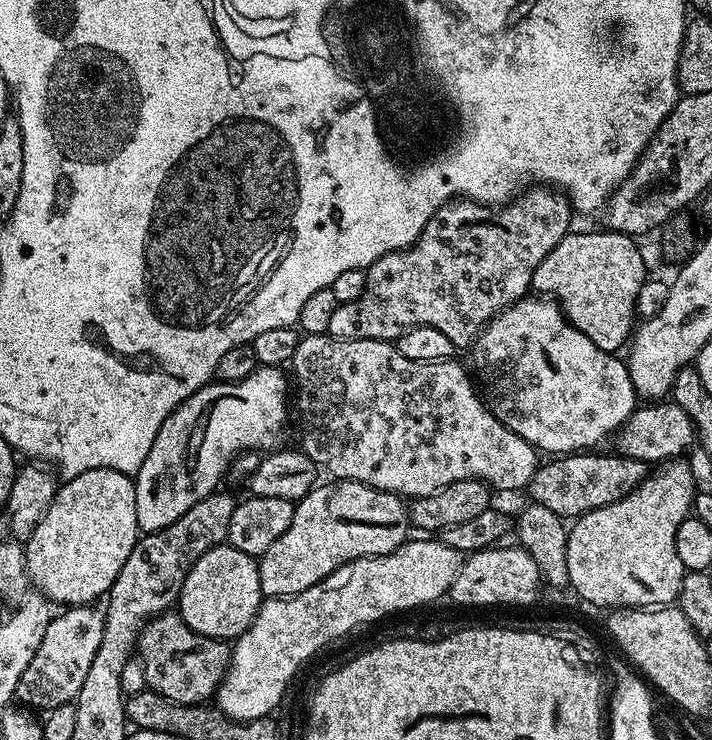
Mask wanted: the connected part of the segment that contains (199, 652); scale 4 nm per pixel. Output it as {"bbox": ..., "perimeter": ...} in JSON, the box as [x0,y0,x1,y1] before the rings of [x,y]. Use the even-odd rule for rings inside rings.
{"bbox":[138,610,232,705],"perimeter":[[[169,610],[148,621],[140,631],[138,659],[151,691],[178,704],[203,705],[215,697],[232,662],[231,647],[223,640],[198,634],[186,626],[179,611]]]}

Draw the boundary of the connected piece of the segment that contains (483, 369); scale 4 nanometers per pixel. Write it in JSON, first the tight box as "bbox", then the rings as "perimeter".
{"bbox":[470,294,638,454],"perimeter":[[[529,294],[522,300],[515,300],[509,308],[505,308],[503,312],[499,312],[496,317],[480,331],[479,336],[477,336],[475,342],[470,346],[470,353],[471,352],[472,364],[476,367],[474,376],[478,381],[479,387],[482,389],[482,396],[489,410],[492,411],[493,415],[504,423],[510,431],[521,436],[526,442],[530,442],[532,447],[539,450],[541,453],[579,454],[589,450],[599,449],[601,447],[599,444],[602,443],[607,436],[608,439],[615,437],[616,433],[620,431],[621,426],[630,418],[630,414],[638,406],[638,397],[634,390],[634,382],[630,382],[627,363],[625,363],[619,355],[607,352],[606,350],[598,350],[598,346],[594,346],[594,342],[590,342],[590,338],[586,338],[586,334],[582,334],[580,330],[574,327],[573,324],[565,318],[564,311],[560,309],[560,305],[557,304],[555,300],[545,298],[539,294]]]}

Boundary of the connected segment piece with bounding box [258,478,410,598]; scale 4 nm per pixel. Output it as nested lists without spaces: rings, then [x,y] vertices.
[[[332,478],[327,482],[329,484],[323,484],[323,482],[317,483],[301,500],[295,501],[294,522],[290,522],[289,528],[286,529],[286,534],[282,534],[282,538],[278,538],[278,542],[274,542],[274,546],[270,546],[270,550],[266,550],[266,554],[259,557],[260,590],[265,597],[297,596],[298,594],[302,594],[302,590],[310,590],[310,586],[314,586],[318,582],[325,580],[335,568],[341,568],[343,564],[348,564],[352,560],[361,560],[367,556],[390,554],[394,549],[402,546],[409,539],[409,509],[406,507],[405,501],[397,496],[395,492],[383,492],[382,490],[371,488],[362,482],[354,482],[353,480],[338,480]]]

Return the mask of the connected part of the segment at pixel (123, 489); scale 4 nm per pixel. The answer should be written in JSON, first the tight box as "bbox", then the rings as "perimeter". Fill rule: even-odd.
{"bbox":[24,468,138,606],"perimeter":[[[99,468],[98,470],[86,470],[82,474],[78,474],[73,480],[64,480],[57,487],[56,497],[50,506],[50,510],[46,510],[46,514],[42,514],[42,522],[38,522],[38,526],[34,526],[34,534],[30,534],[30,538],[24,544],[24,557],[26,558],[26,566],[28,567],[28,578],[31,587],[35,589],[39,595],[51,600],[56,606],[88,606],[96,599],[103,597],[112,588],[114,578],[118,578],[118,570],[122,570],[122,566],[126,562],[126,558],[130,558],[130,550],[134,550],[138,539],[138,529],[136,527],[136,485],[133,477],[122,474],[113,468]]]}

